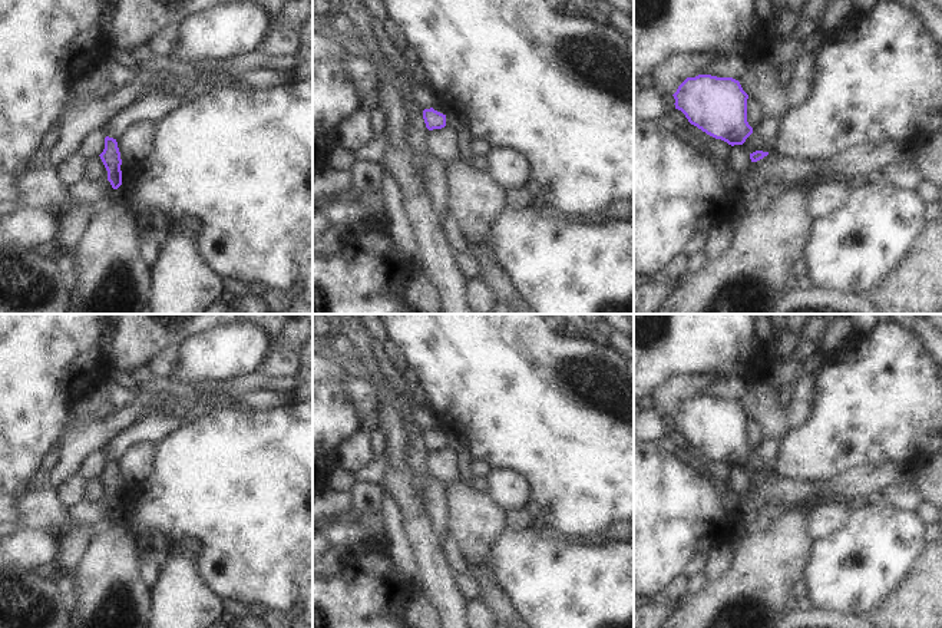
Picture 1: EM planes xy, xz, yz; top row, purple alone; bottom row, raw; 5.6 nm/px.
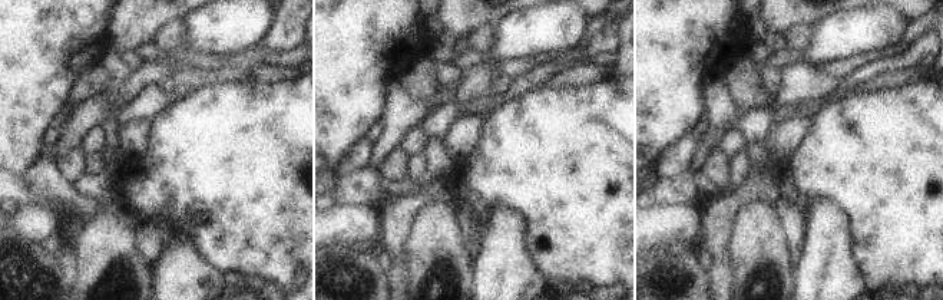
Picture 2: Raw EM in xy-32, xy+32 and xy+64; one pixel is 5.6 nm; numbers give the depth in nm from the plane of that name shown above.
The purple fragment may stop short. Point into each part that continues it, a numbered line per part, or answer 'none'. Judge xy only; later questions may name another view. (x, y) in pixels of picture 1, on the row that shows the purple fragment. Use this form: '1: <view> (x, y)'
none

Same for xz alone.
none

